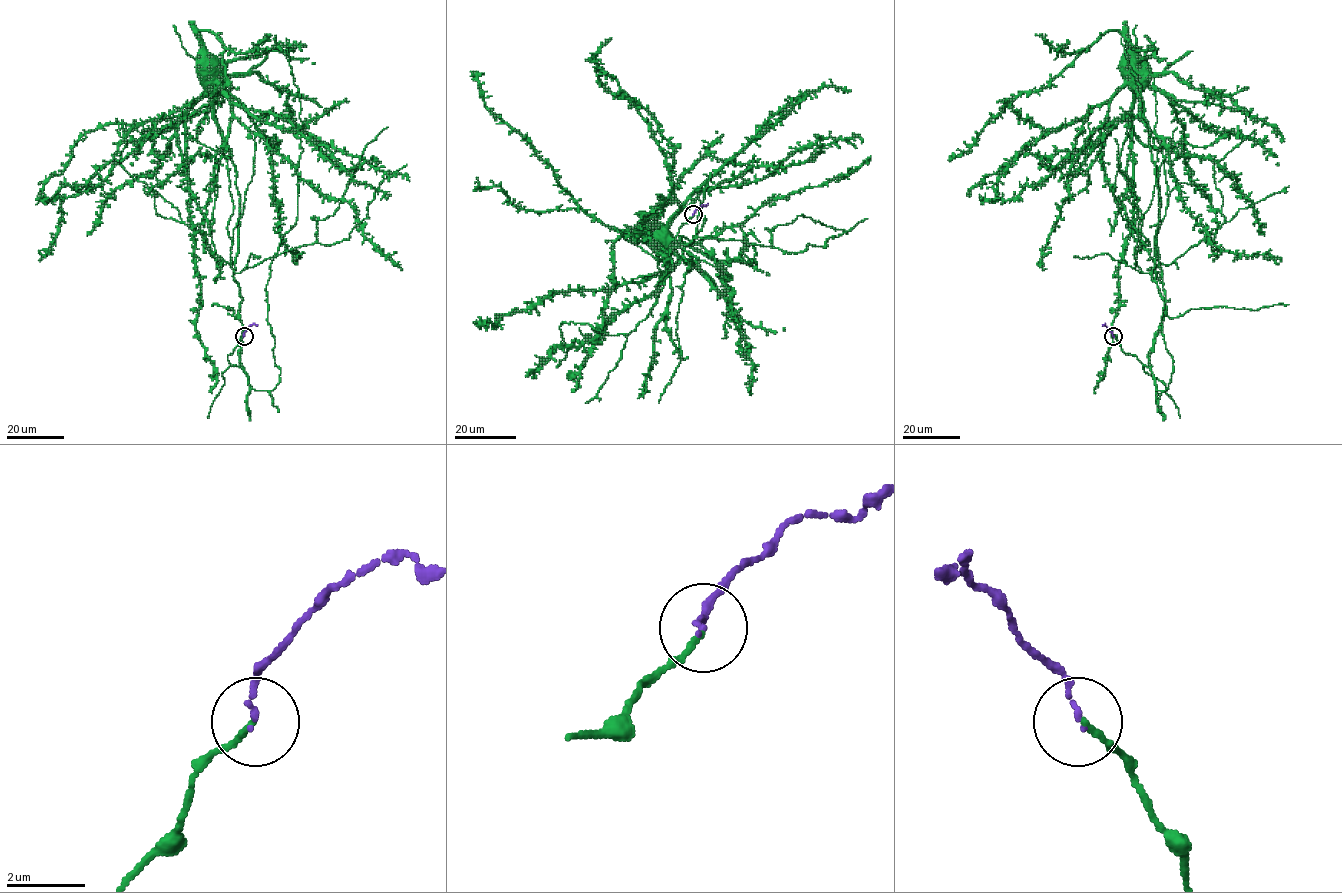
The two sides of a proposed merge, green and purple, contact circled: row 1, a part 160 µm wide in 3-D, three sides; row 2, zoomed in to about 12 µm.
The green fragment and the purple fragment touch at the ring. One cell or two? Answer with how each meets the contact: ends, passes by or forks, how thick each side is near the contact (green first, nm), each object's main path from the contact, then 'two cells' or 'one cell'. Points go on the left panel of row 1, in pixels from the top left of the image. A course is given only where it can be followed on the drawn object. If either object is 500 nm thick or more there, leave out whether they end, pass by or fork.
green ends | purple ends | 140/120 nm | green via (244, 336), (227, 356), (231, 365), (238, 366), (242, 324), (233, 278), (240, 194), (198, 73), (199, 55) | purple via (244, 336), (250, 325), (258, 325) | one cell

